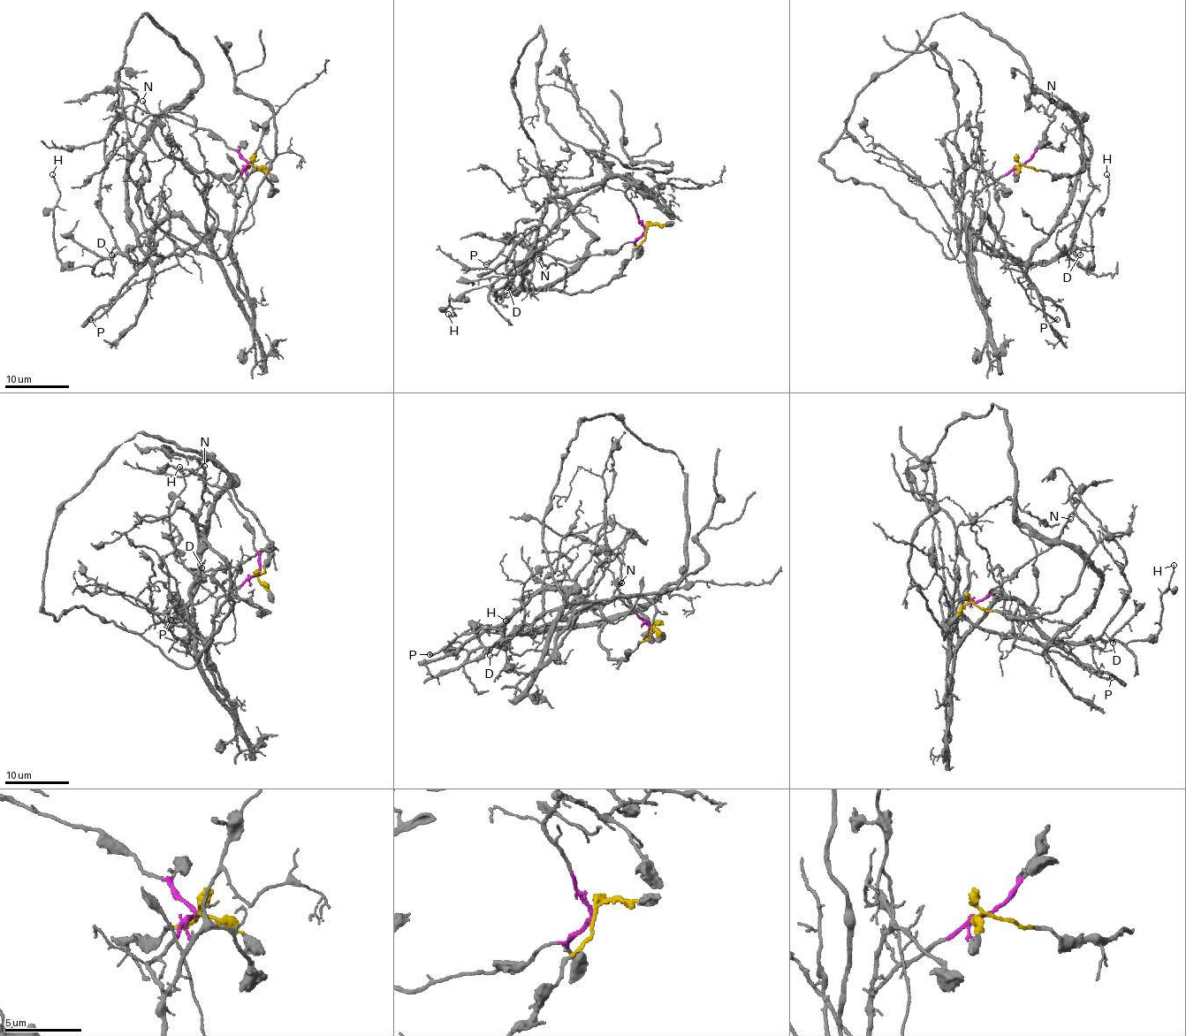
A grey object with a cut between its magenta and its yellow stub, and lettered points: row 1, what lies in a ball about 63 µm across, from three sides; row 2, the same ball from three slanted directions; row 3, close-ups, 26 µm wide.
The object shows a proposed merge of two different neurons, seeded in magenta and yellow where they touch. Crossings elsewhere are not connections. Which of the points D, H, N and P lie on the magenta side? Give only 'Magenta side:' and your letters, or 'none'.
Magenta side: D, H, N

